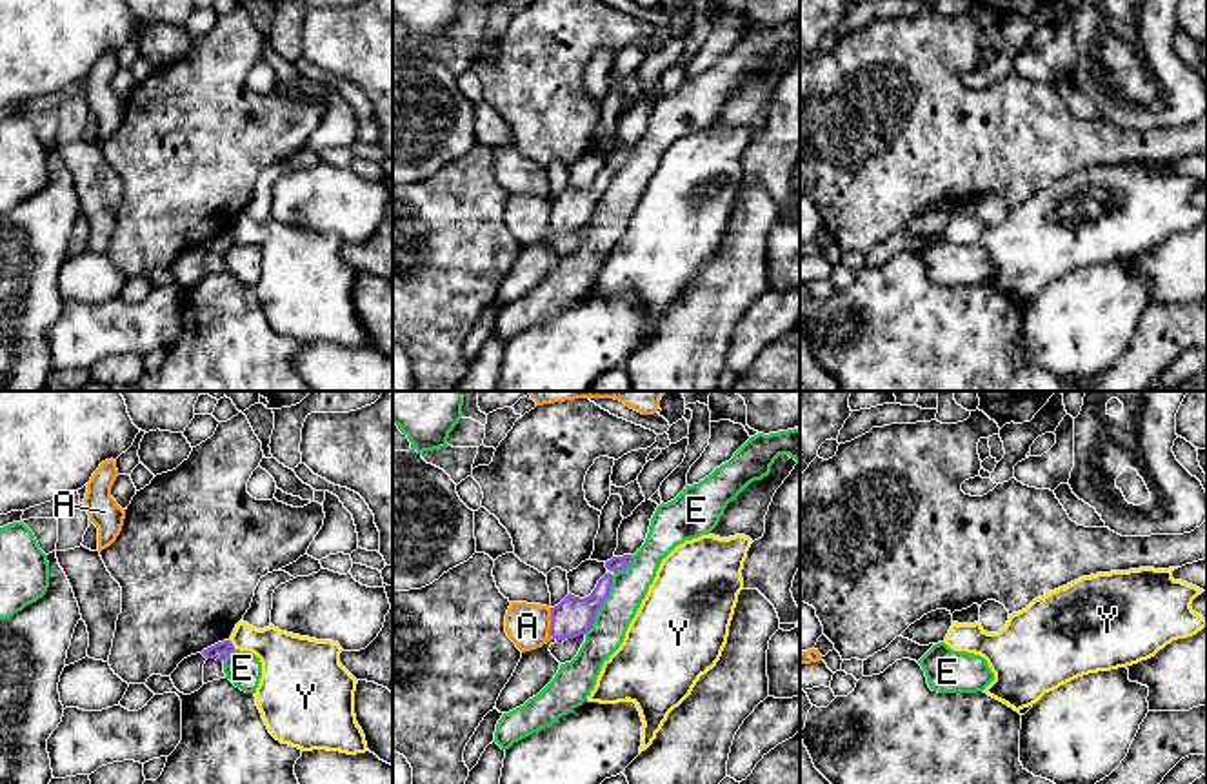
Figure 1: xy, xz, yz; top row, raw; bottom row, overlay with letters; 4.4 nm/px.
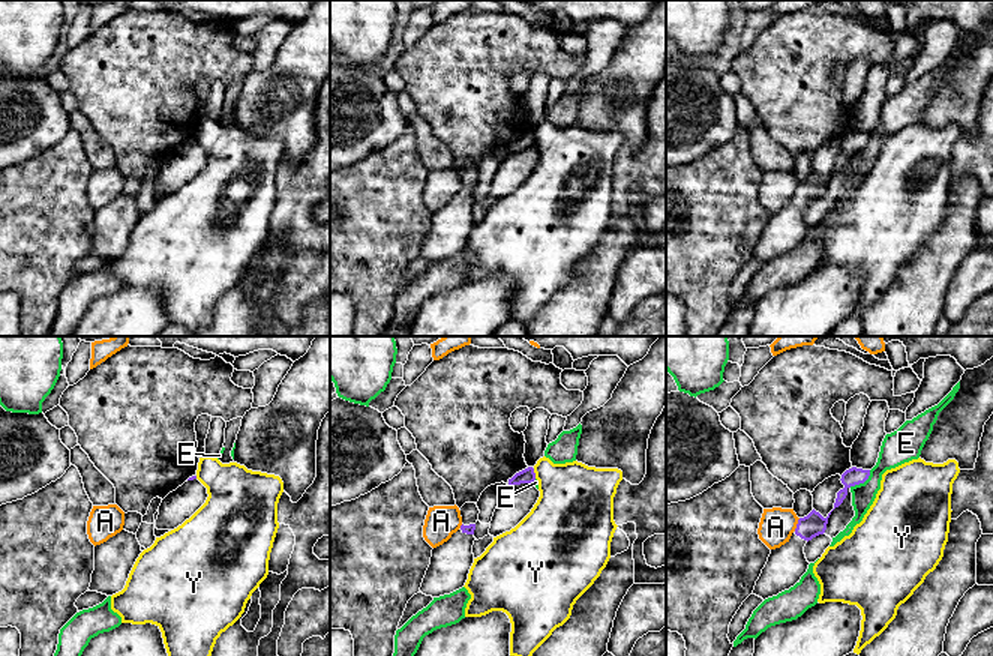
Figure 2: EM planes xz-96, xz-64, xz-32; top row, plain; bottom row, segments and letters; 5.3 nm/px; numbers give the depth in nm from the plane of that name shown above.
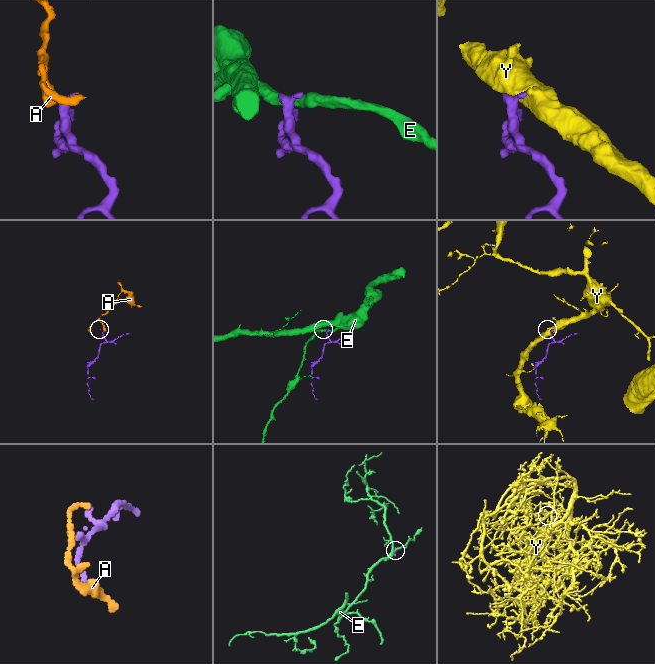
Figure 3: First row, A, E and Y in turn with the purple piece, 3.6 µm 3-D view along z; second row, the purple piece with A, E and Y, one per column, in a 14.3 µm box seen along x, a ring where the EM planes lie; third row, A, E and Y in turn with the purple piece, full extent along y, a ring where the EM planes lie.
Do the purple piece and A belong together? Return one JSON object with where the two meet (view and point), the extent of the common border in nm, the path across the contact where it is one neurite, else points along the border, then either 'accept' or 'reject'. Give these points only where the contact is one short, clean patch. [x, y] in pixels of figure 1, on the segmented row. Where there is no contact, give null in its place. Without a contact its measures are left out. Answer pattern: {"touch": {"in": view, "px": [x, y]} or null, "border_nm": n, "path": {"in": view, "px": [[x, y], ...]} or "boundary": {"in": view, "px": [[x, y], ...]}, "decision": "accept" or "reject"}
{"touch": {"in": "xz", "px": [551, 623]}, "border_nm": 130, "boundary": {"in": "xz", "px": [[551, 608], [549, 635]]}, "decision": "reject"}

